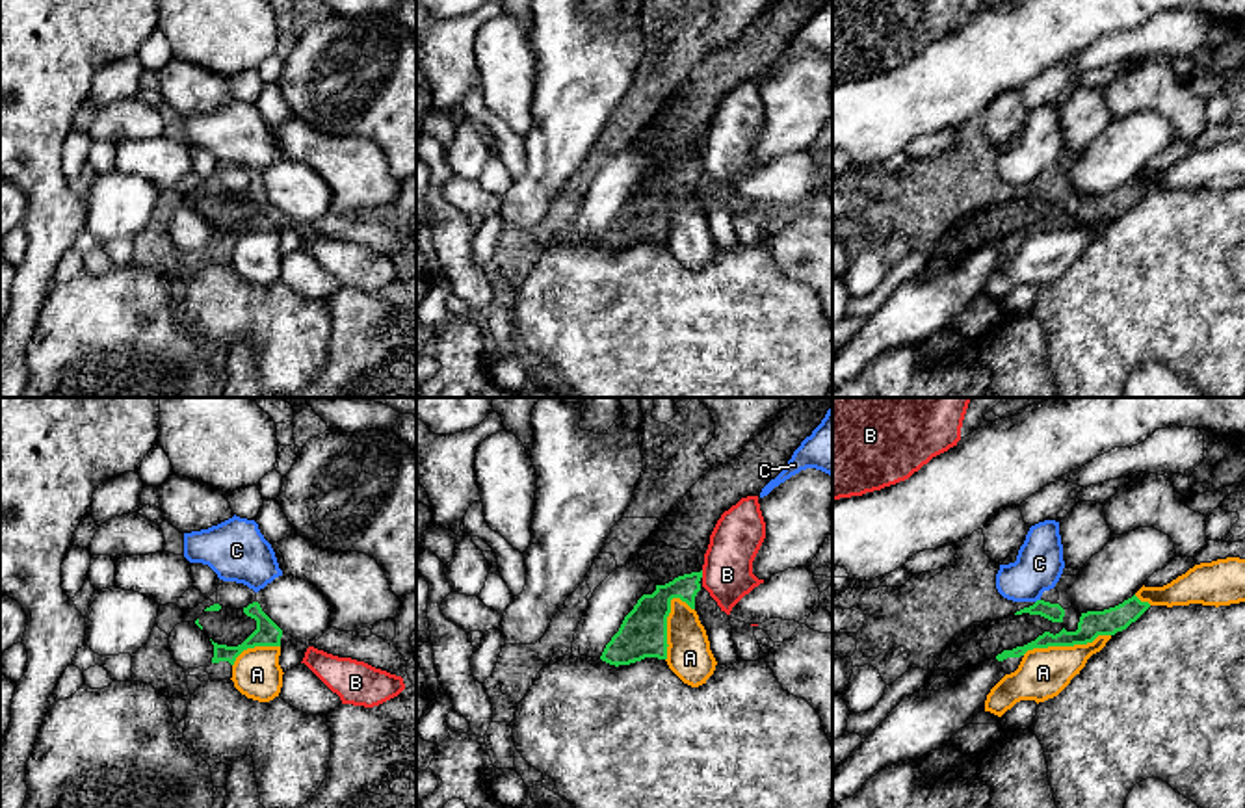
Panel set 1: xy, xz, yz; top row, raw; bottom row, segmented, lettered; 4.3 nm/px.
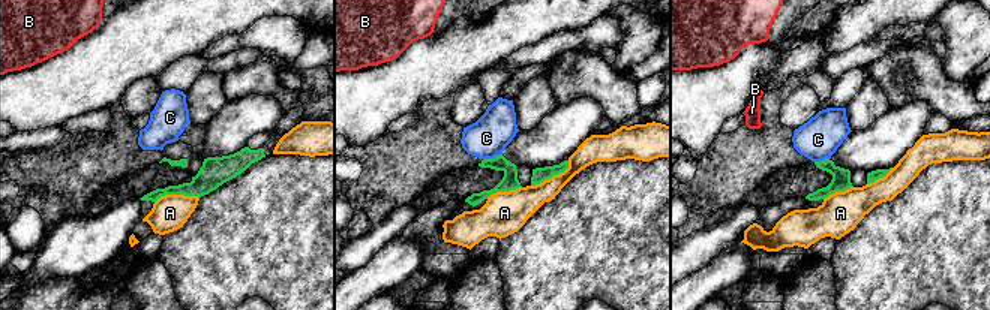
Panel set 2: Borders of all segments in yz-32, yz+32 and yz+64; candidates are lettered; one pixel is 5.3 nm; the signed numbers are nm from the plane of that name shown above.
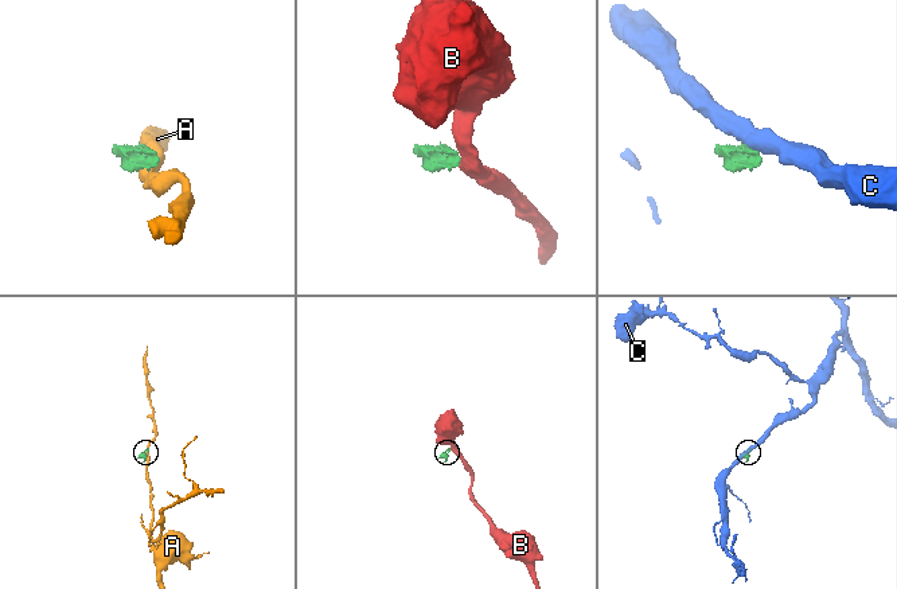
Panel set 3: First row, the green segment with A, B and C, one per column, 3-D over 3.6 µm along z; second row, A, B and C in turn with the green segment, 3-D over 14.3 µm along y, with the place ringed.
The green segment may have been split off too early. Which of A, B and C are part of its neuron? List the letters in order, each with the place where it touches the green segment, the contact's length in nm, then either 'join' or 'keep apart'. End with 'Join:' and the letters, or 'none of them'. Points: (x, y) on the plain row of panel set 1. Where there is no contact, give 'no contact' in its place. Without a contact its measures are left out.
A: yz (1065, 229) | 400 nm | keep apart
B: xz (701, 158) | 30 nm | keep apart
C: yz (1037, 184) | 30 nm | keep apart
Join: none of them

